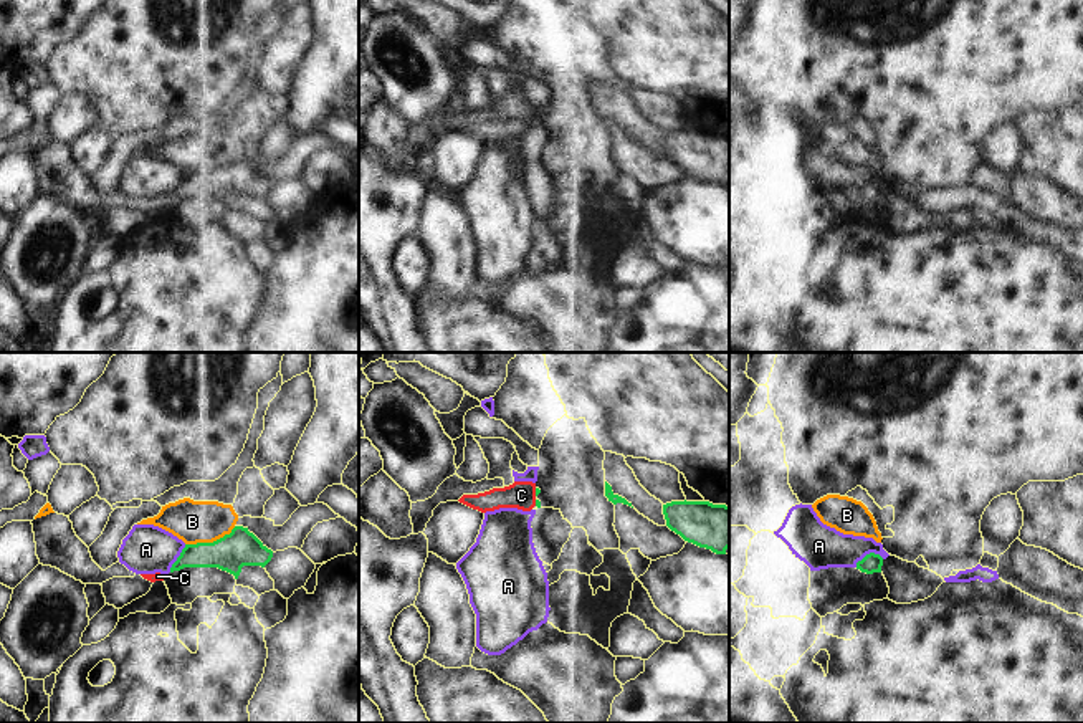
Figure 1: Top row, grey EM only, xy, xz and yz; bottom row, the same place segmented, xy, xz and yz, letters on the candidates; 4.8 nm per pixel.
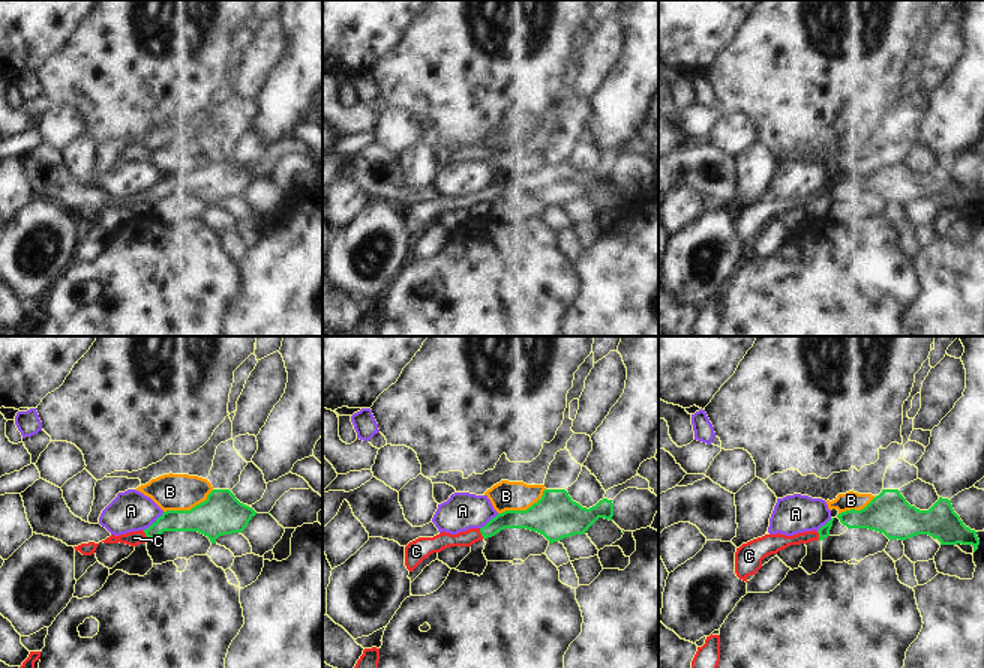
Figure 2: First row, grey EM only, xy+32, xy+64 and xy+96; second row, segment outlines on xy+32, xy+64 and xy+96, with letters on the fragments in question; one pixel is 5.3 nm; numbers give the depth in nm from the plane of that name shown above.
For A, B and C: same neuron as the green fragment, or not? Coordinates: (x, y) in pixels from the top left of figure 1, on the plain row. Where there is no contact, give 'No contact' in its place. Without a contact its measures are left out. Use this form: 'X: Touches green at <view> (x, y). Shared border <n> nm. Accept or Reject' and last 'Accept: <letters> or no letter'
A: Touches green at yz (870, 182). Shared border 150 nm. Reject
B: Touches green at xy (210, 172). Shared border 260 nm. Reject
C: Touches green at xz (536, 121). Shared border 40 nm. Accept
Accept: C

